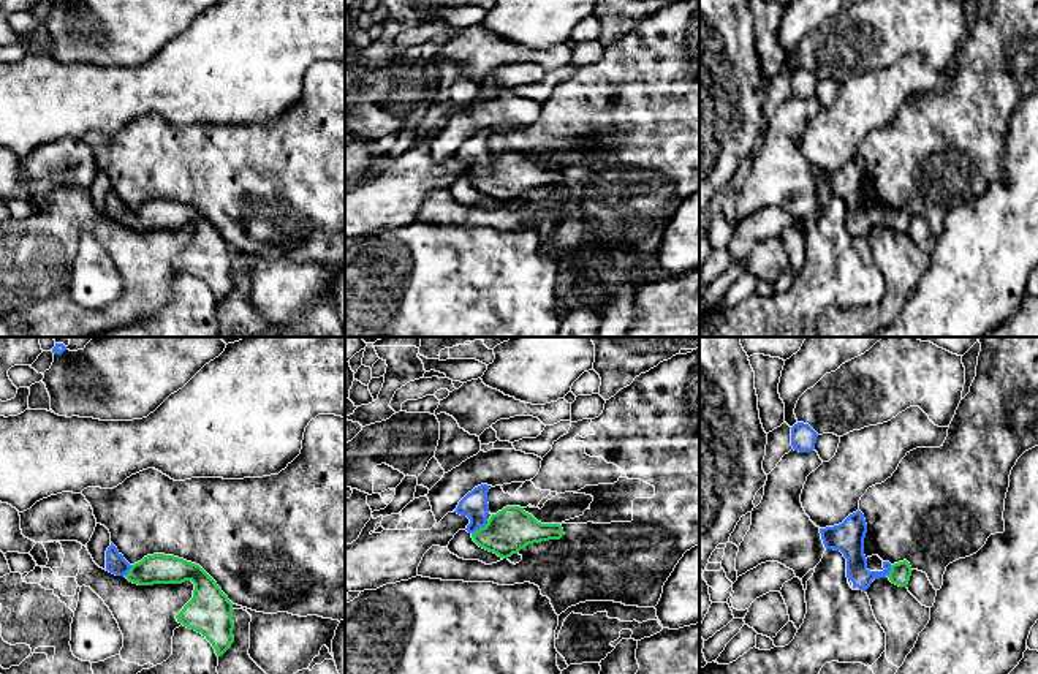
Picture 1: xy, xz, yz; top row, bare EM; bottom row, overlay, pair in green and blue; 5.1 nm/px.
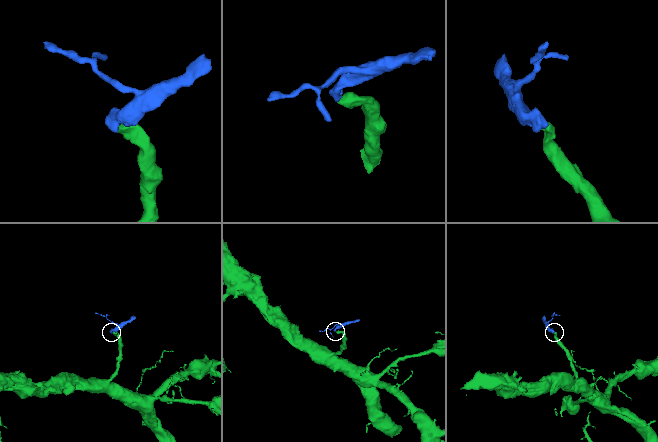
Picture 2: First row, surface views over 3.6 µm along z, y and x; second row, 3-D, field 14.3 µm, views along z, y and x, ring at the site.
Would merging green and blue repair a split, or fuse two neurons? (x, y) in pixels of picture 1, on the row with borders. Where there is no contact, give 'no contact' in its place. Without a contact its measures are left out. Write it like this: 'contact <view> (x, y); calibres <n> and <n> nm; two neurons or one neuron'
contact xz (481, 527); calibres 220 and 140 nm; one neuron

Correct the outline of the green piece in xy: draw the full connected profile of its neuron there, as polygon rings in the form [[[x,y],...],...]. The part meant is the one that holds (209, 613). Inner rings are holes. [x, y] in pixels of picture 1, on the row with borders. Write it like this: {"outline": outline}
{"outline": [[[111,543],[106,551],[106,571],[125,576],[138,585],[191,581],[193,598],[176,615],[177,622],[201,633],[212,644],[217,657],[234,642],[233,603],[199,565],[165,554],[147,555],[130,565]]]}

